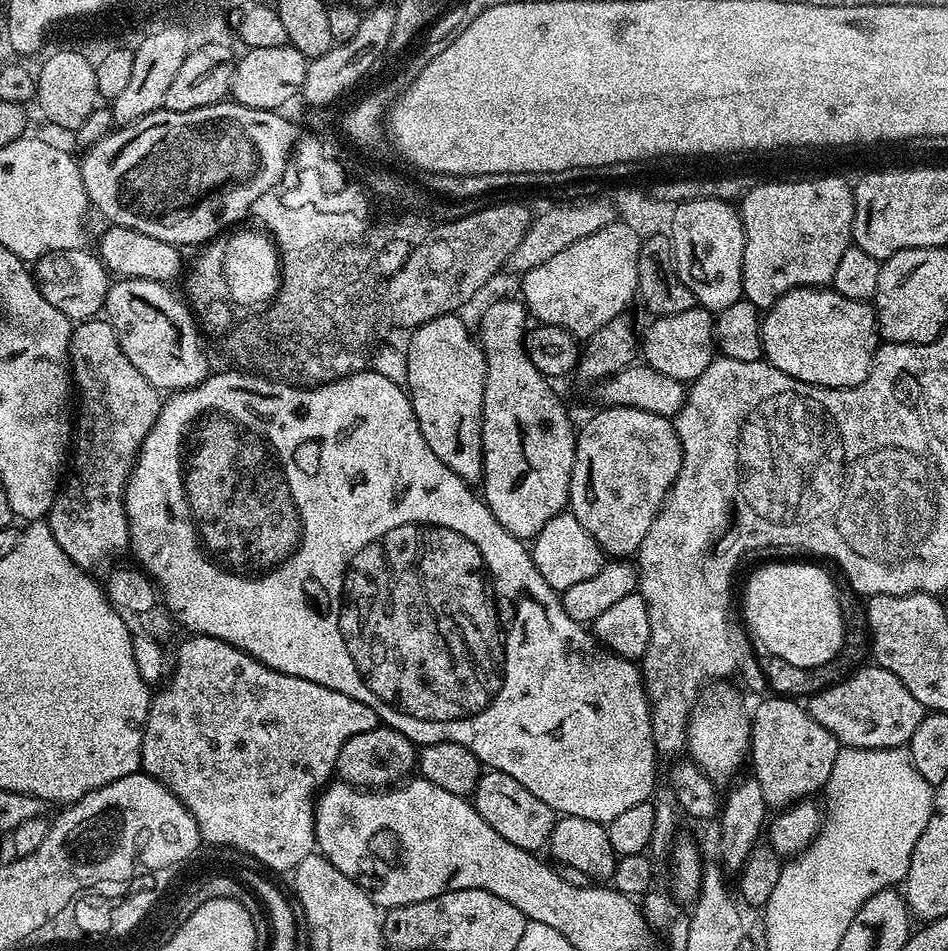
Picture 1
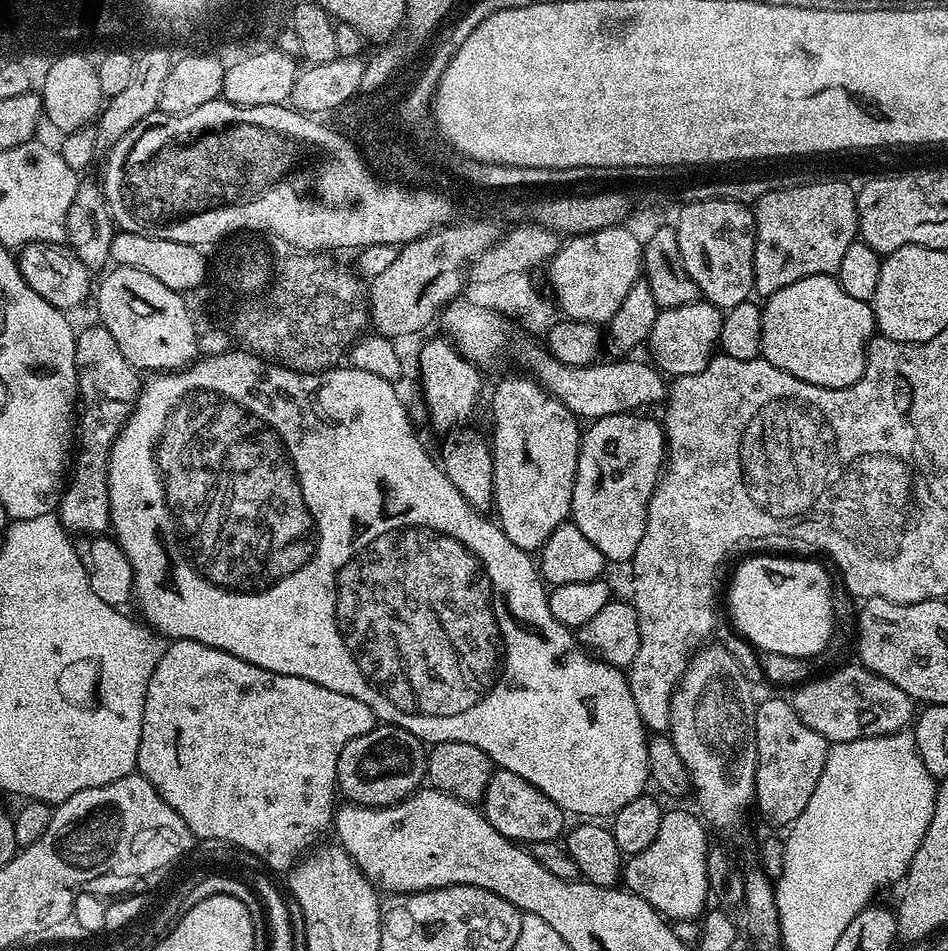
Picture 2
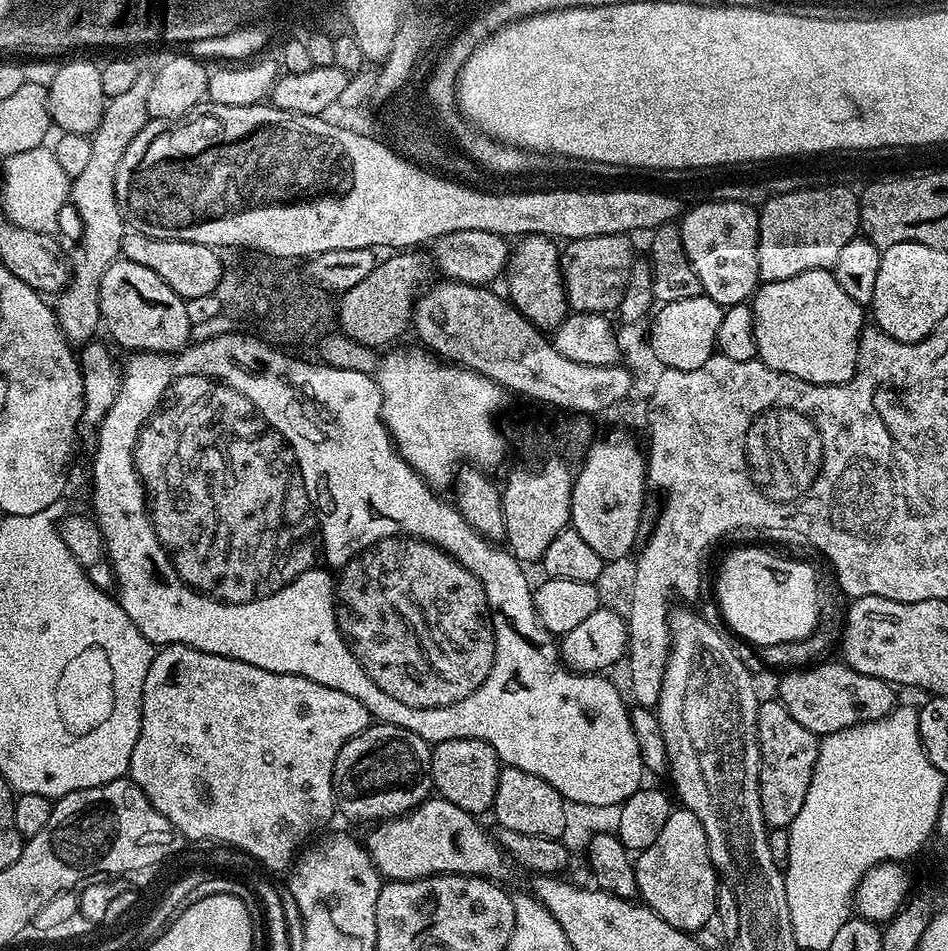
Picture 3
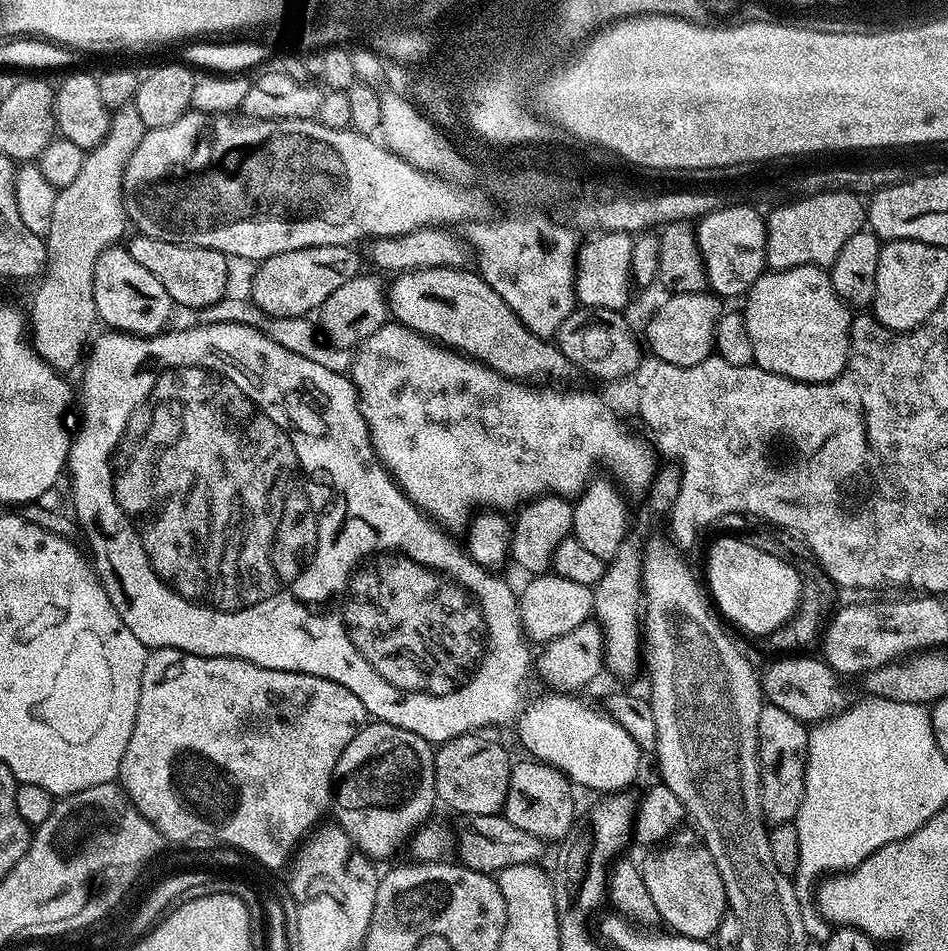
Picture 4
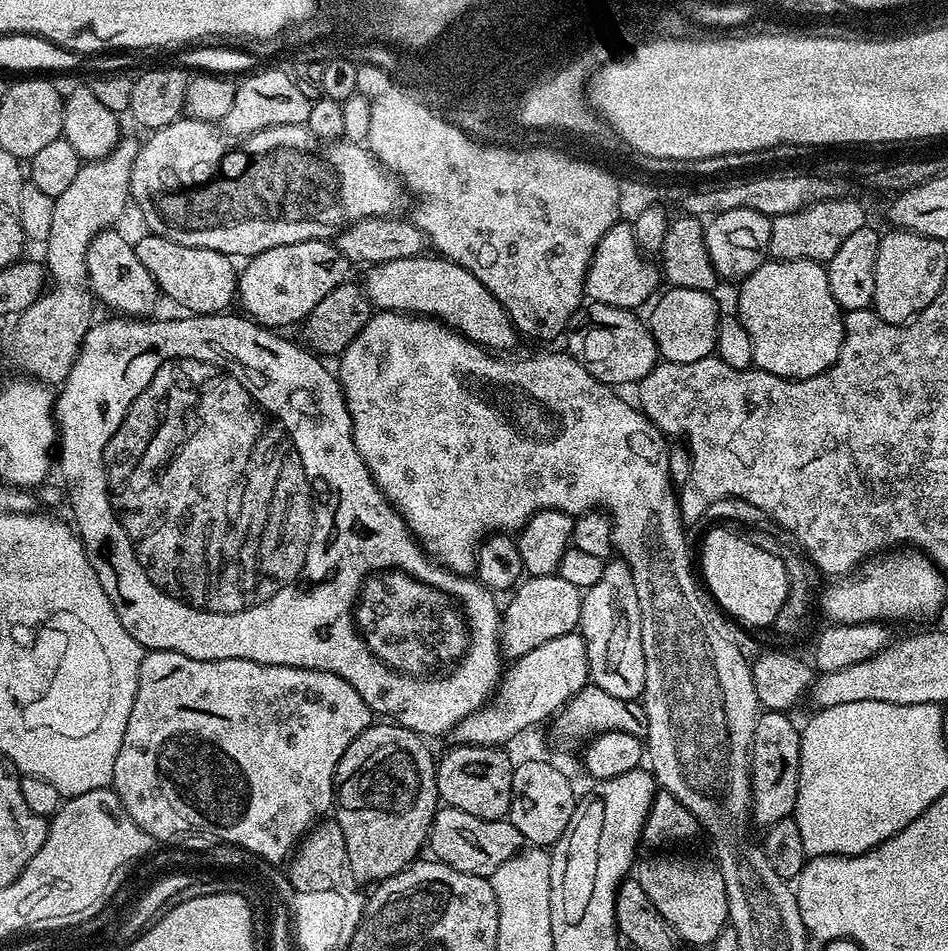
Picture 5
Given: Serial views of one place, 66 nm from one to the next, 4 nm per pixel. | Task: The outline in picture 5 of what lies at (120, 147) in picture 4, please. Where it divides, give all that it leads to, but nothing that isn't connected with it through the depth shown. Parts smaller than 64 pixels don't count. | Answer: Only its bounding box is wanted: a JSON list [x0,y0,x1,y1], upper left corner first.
[2,135,140,385]

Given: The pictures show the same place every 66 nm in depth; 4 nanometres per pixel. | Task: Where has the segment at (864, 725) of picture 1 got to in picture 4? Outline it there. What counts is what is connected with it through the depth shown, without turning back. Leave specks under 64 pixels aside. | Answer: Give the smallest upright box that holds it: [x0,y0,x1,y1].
[760,654,849,726]

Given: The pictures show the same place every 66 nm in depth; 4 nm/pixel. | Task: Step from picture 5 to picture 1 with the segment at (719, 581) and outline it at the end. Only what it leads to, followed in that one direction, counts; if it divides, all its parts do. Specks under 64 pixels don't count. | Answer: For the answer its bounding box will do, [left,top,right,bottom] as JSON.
[742,564,844,668]

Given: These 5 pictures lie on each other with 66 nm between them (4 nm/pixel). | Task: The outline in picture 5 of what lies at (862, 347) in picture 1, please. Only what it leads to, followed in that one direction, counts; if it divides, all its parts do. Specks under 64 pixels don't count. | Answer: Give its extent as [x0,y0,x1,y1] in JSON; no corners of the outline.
[736,260,844,380]

